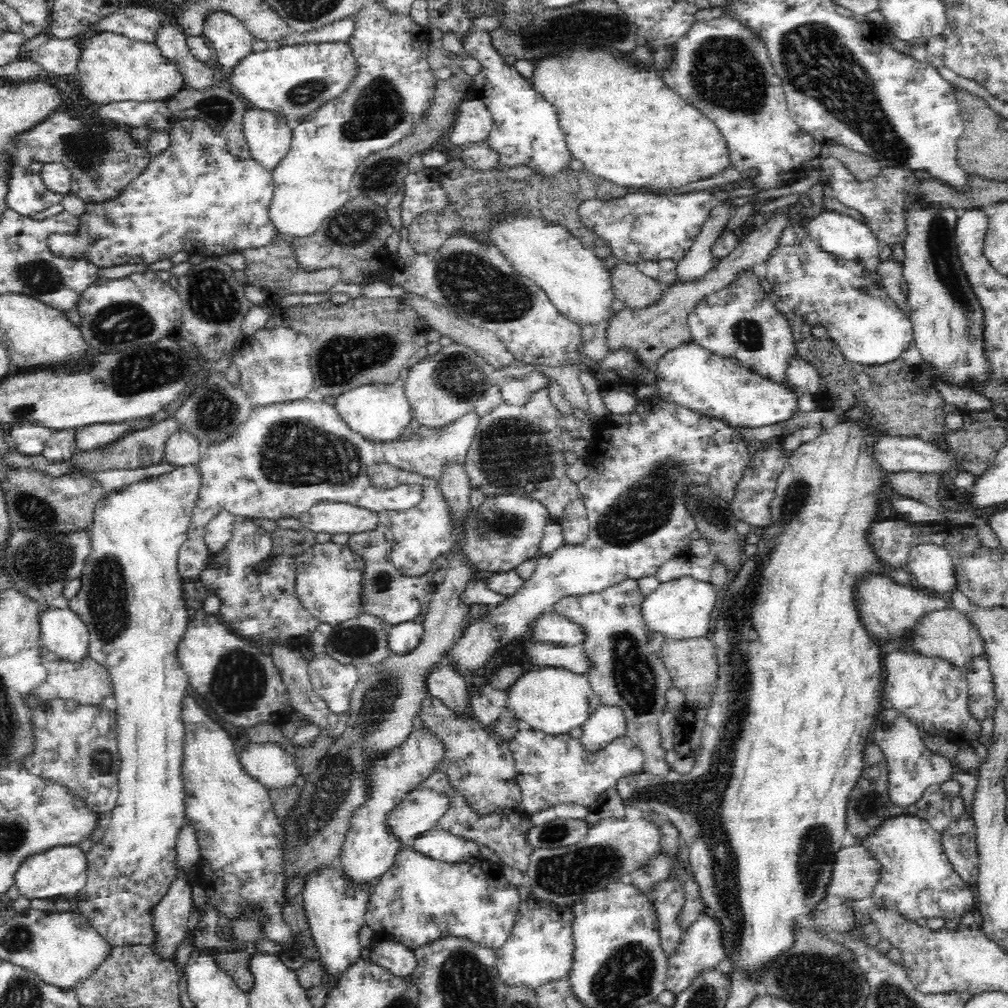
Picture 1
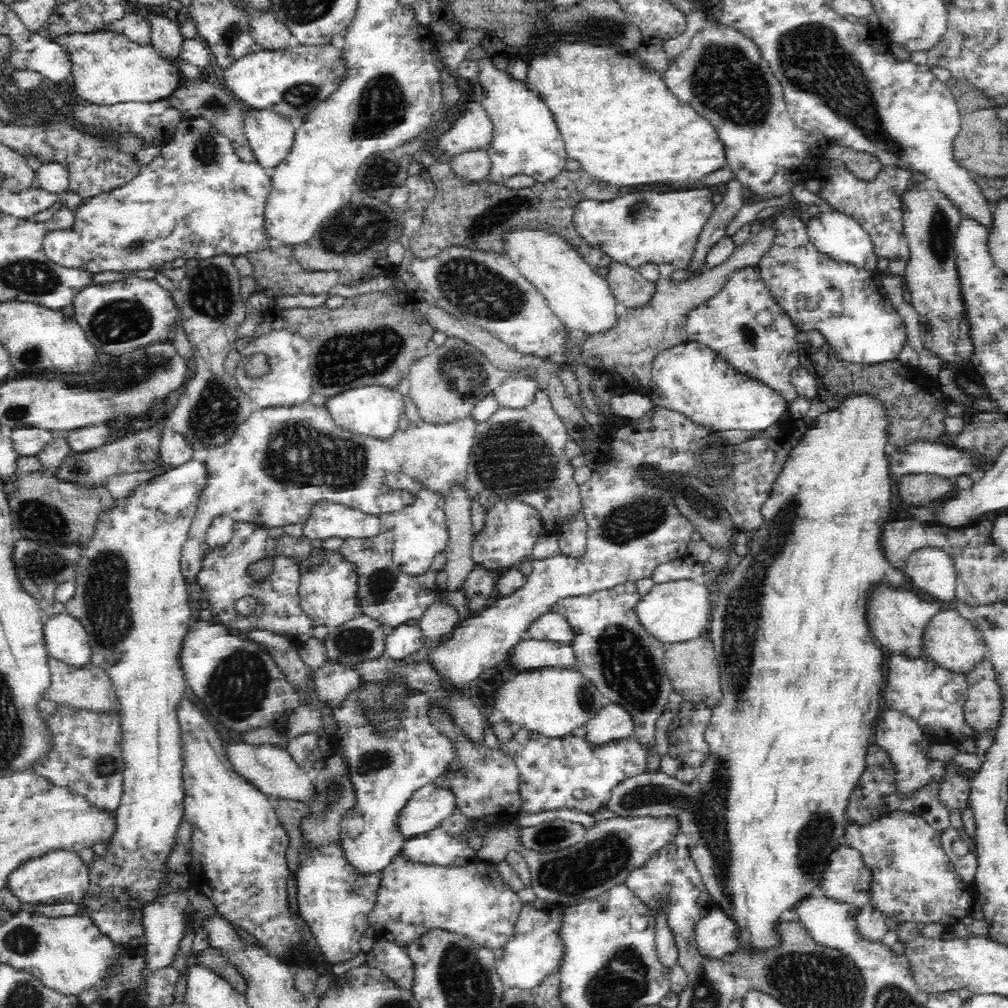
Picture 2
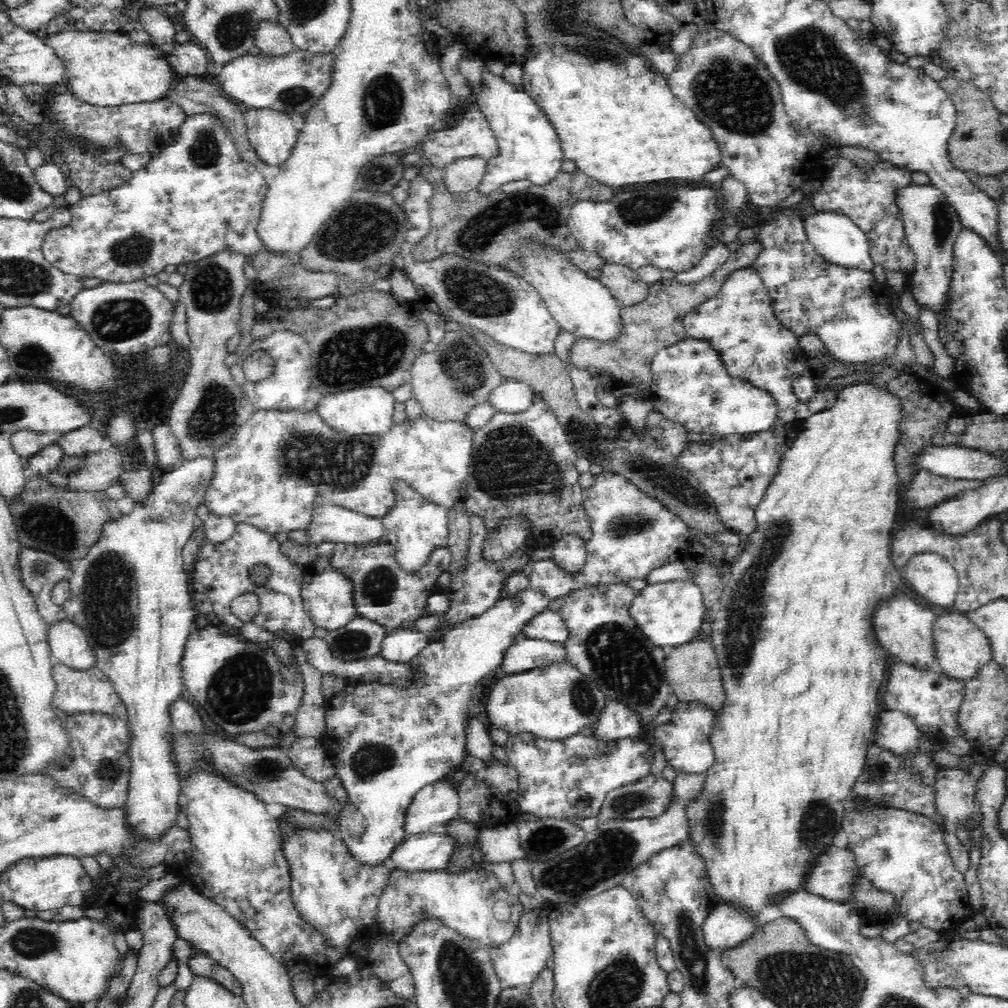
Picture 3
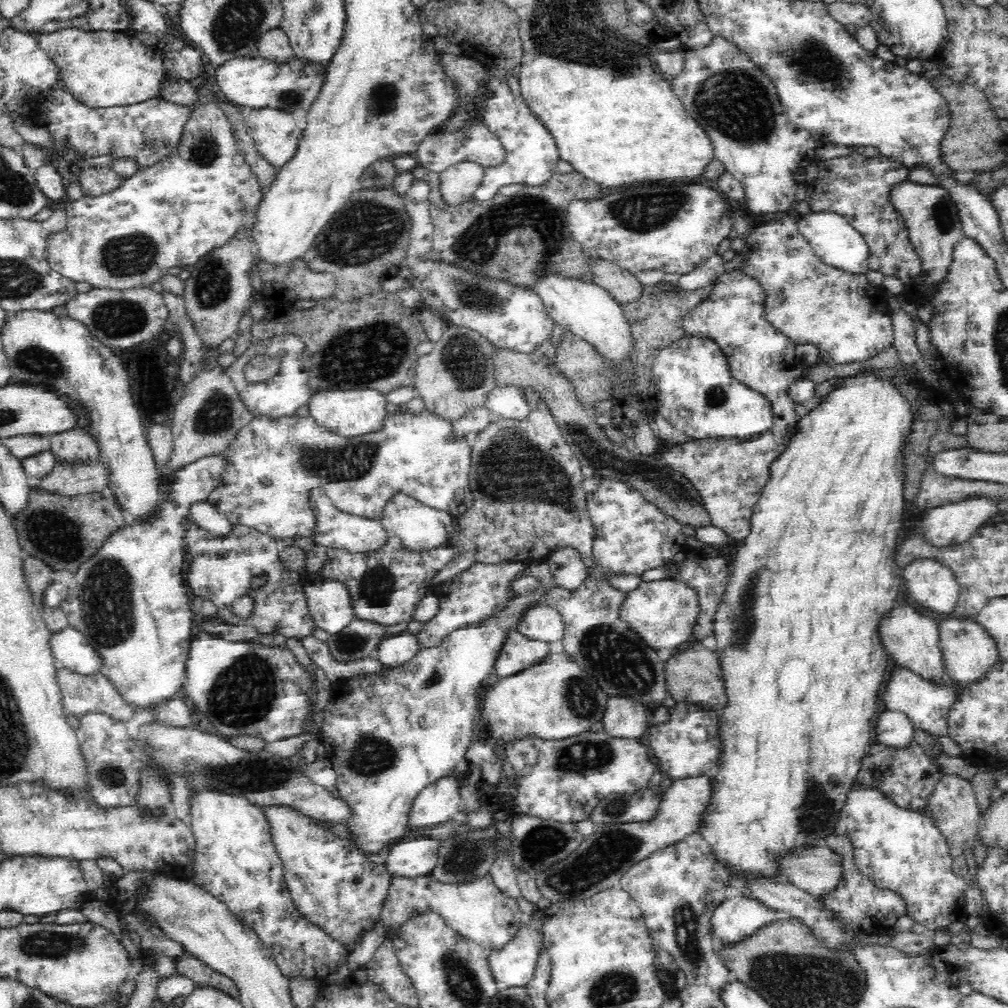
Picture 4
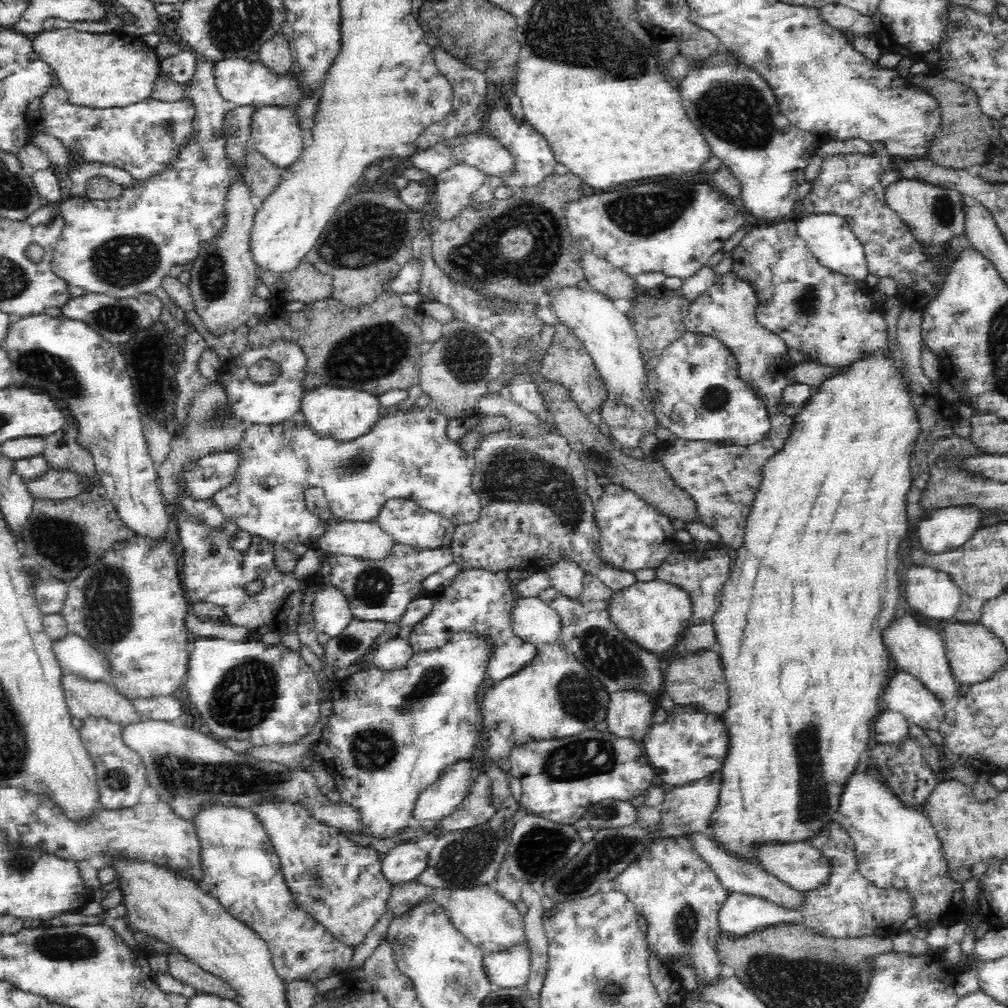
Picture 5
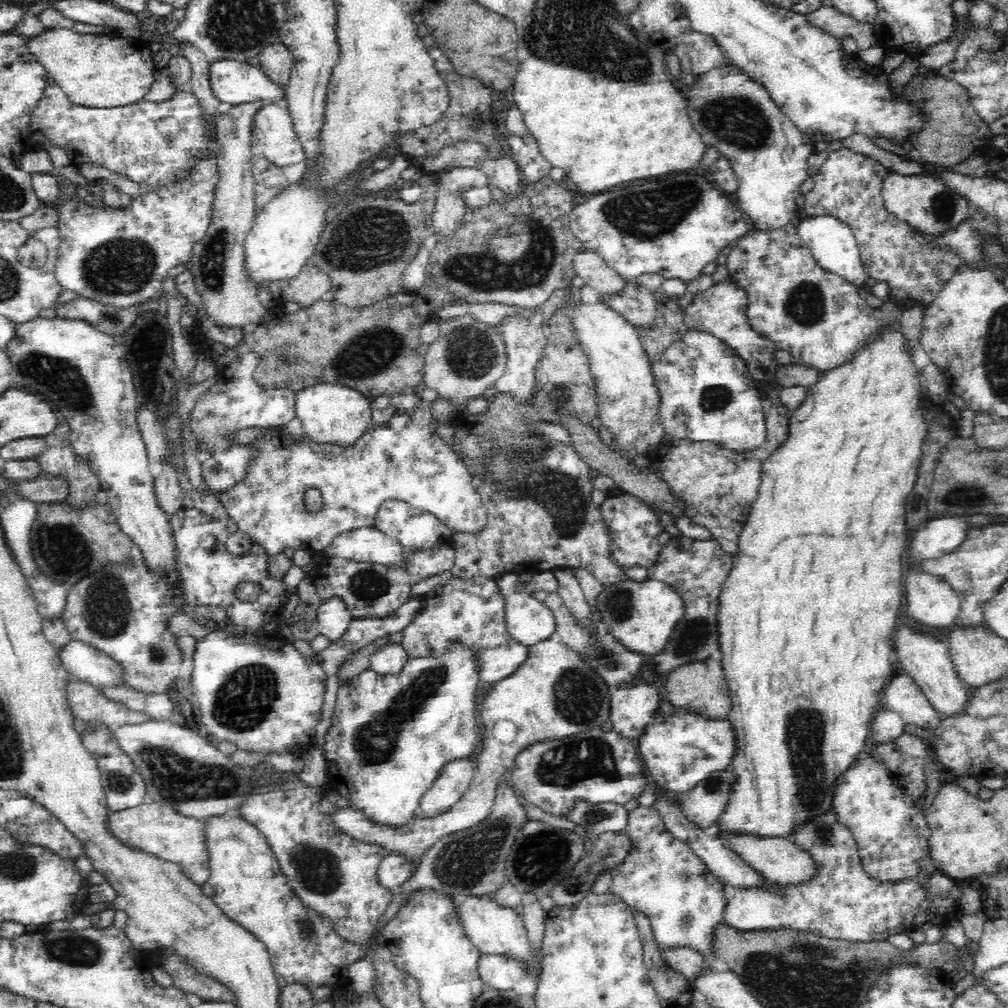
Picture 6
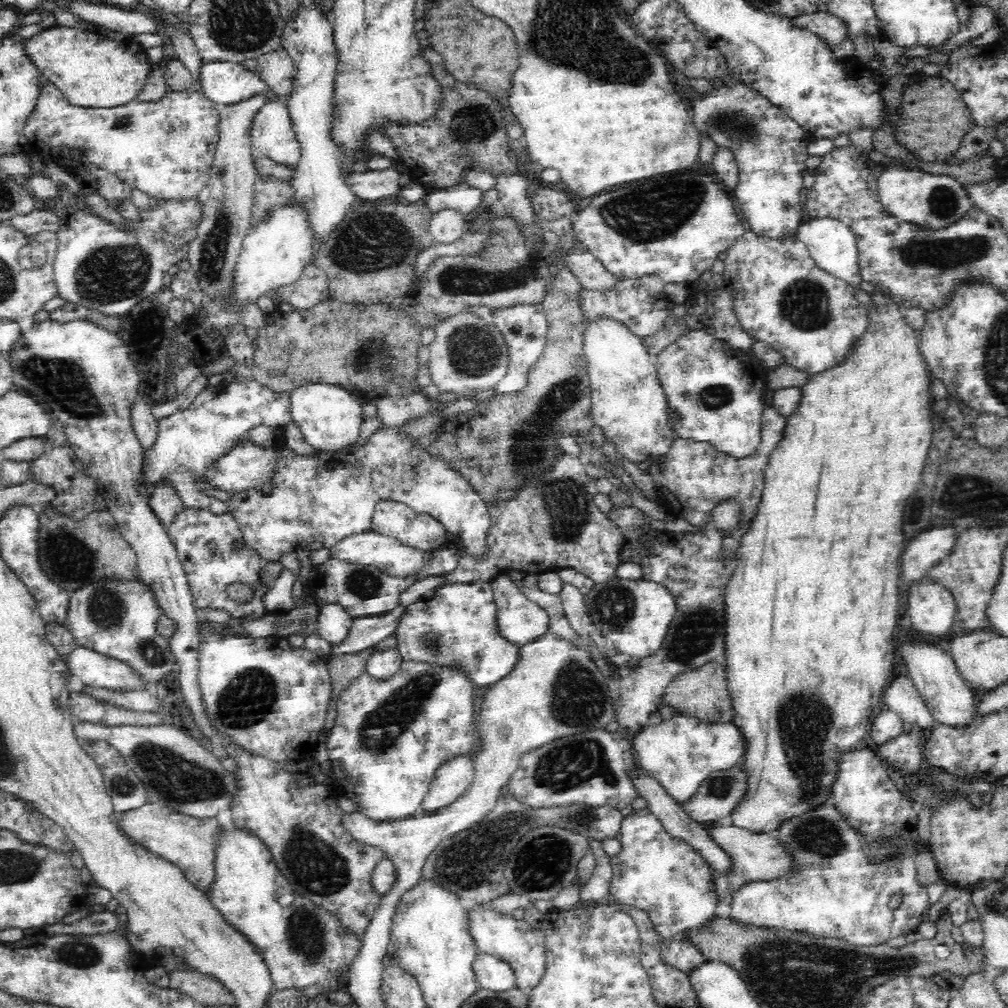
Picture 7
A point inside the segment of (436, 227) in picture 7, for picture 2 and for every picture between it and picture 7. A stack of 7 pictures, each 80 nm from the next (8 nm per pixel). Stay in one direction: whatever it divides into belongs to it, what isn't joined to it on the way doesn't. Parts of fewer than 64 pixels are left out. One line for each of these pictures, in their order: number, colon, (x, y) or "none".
2: (474, 164)
3: (466, 173)
4: (459, 182)
5: (454, 187)
6: (450, 205)

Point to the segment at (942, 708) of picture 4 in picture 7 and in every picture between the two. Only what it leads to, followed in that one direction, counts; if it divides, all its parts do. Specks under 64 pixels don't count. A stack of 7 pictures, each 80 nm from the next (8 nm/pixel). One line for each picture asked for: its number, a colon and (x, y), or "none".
5: (905, 694)
6: (901, 695)
7: (900, 696)

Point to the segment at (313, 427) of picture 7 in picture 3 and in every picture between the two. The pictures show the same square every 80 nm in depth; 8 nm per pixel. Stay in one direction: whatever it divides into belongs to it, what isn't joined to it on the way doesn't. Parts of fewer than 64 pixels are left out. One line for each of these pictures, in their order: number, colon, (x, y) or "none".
3: (370, 410)
4: (350, 413)
5: (342, 413)
6: (332, 413)

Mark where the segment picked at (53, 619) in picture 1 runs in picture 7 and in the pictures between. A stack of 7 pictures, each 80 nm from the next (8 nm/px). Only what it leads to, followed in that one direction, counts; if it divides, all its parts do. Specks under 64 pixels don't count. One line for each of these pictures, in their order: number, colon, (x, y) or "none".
2: (66, 639)
3: (68, 644)
4: (71, 651)
5: (75, 655)
6: (88, 664)
7: (96, 670)

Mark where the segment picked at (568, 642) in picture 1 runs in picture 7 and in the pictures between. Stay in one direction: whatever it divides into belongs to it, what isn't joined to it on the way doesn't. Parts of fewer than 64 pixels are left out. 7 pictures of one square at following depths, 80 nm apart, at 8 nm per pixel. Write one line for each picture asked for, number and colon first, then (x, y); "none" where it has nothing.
2: (551, 626)
3: (549, 626)
4: (543, 623)
5: (533, 620)
6: (529, 621)
7: (521, 621)

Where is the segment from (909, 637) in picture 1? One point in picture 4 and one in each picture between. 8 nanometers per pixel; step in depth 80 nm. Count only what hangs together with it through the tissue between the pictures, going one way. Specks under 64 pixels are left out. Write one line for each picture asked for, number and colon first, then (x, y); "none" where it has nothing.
2: (949, 640)
3: (960, 648)
4: (968, 651)

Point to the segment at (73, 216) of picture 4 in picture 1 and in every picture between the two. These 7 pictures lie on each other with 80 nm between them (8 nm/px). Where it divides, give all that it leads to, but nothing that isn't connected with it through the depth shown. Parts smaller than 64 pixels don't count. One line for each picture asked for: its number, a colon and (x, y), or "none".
1: (196, 195)
2: (197, 199)
3: (197, 197)

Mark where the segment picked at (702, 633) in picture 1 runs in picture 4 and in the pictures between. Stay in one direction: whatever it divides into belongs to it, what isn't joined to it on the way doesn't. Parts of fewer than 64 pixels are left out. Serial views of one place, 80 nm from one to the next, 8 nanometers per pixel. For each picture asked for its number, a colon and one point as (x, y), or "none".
2: (677, 611)
3: (671, 613)
4: (664, 612)

